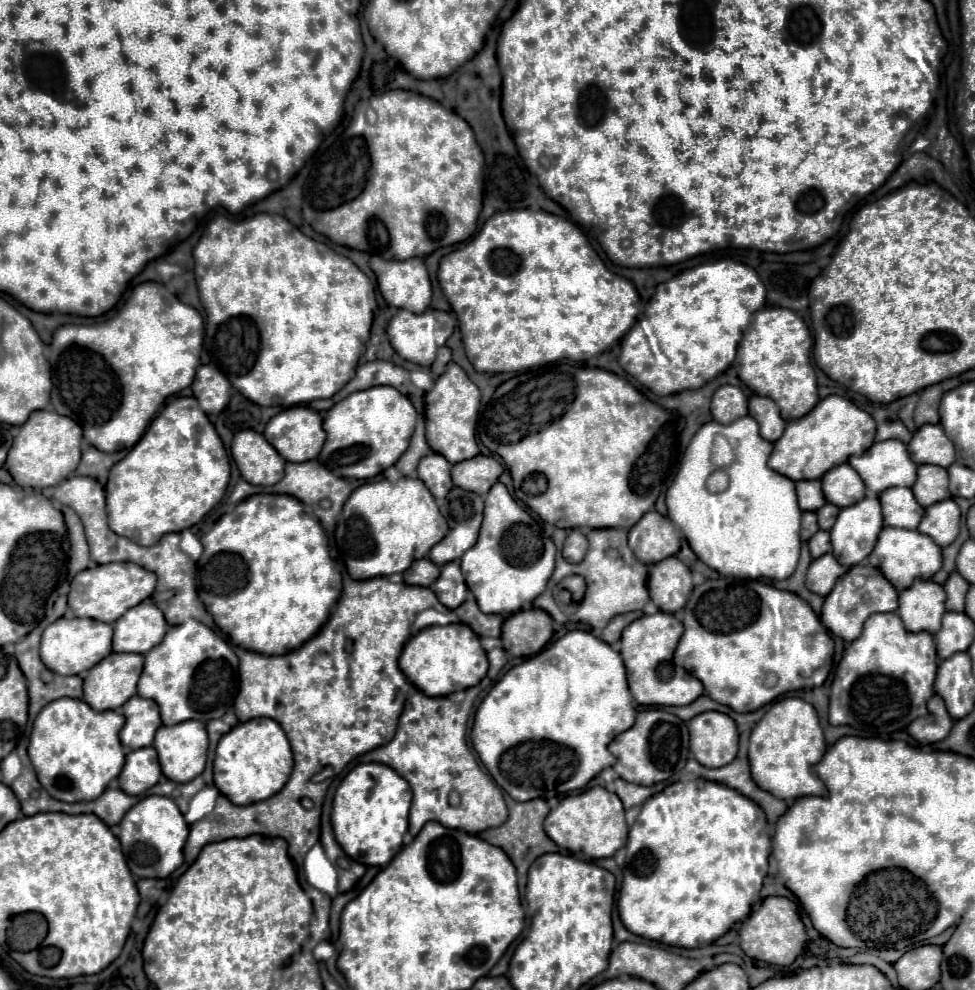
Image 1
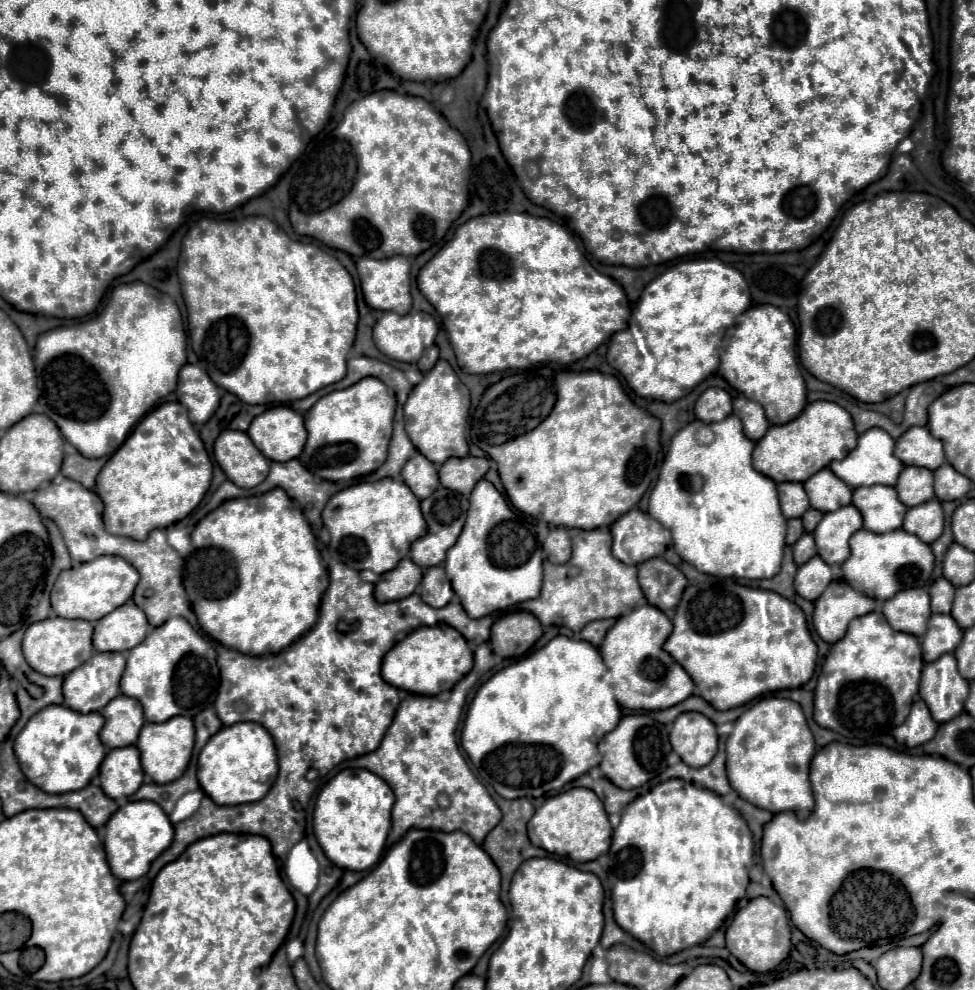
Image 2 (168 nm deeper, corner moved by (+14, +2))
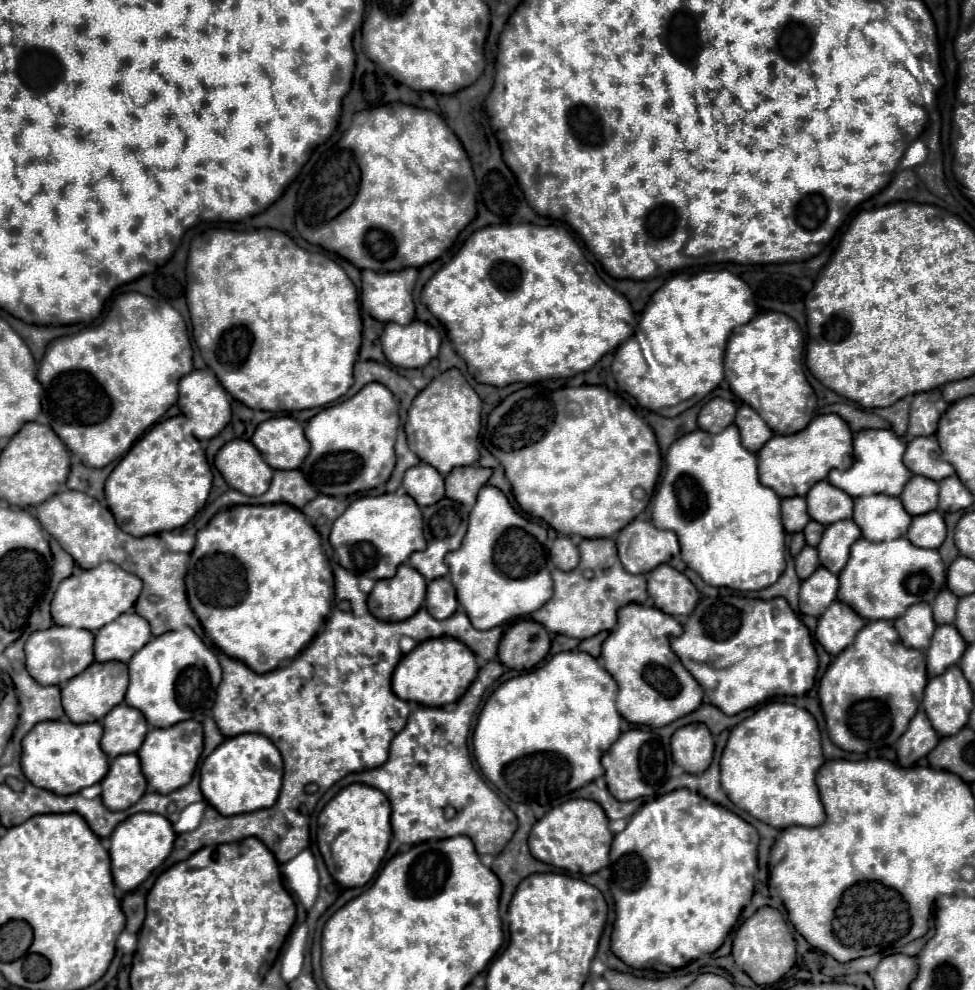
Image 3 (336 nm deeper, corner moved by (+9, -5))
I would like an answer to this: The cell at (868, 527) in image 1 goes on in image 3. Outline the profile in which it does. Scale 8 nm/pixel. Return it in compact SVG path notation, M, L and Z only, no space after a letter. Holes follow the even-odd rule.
M839 520L825 528L823 538L817 546L819 560L833 574L839 574L849 558L849 548L855 540L861 538L861 530L853 520Z

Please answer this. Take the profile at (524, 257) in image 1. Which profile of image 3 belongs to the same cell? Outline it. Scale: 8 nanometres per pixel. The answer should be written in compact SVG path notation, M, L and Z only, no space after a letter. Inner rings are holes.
M499 224L499 226L487 226L477 232L473 232L467 242L461 246L461 250L453 256L449 264L445 264L437 274L431 276L431 280L425 284L421 292L421 302L431 310L431 314L447 328L449 340L453 342L455 352L467 362L469 372L473 378L481 384L491 384L491 386L507 386L513 382L539 382L539 380L557 380L557 378L571 378L579 372L591 370L595 362L599 362L607 352L613 352L621 342L633 336L637 328L637 316L631 310L629 300L609 288L601 278L595 276L595 268L587 258L583 256L579 244L575 238L563 228L563 226L533 226L533 224Z

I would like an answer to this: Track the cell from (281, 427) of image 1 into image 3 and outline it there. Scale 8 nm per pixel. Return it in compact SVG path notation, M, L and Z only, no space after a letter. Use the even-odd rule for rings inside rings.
M279 416L279 418L269 418L261 422L251 438L255 448L261 452L263 460L275 468L275 470L295 470L301 468L301 460L309 454L309 442L305 440L303 434L303 424L291 416Z

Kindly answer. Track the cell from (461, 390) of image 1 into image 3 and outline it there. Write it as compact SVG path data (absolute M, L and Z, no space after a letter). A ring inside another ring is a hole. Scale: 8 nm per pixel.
M457 368L439 374L425 390L415 396L405 422L409 448L419 456L421 462L433 466L443 476L447 476L457 466L471 466L479 460L479 430L481 398Z

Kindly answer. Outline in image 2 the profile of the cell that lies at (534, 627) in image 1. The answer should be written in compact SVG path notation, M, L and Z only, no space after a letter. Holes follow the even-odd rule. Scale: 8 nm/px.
M512 611L502 615L492 625L490 647L496 655L522 657L530 651L530 647L540 639L542 625L528 611Z

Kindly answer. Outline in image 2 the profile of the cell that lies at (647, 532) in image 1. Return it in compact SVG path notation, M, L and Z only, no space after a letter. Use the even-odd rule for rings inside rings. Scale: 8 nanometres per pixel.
M630 509L612 525L612 553L626 565L660 557L670 545L670 531L640 509Z

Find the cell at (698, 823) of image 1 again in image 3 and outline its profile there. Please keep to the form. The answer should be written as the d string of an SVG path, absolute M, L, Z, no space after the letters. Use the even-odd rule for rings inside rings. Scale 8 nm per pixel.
M687 788L673 790L669 794L663 794L647 804L643 804L627 822L627 828L613 838L611 846L611 892L615 900L615 922L613 922L613 932L611 932L611 950L617 958L621 958L627 966L631 968L645 968L645 970L657 970L663 972L663 968L675 970L691 960L697 960L701 954L713 954L725 940L725 936L733 930L733 926L739 920L741 910L751 902L753 896L753 876L757 870L757 844L759 844L759 834L757 830L747 824L743 818L733 814L731 810L703 798L701 794L695 794Z

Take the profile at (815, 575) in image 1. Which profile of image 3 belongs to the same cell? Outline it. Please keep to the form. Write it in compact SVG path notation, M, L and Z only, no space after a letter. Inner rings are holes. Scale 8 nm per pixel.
M817 568L809 580L803 580L801 592L799 592L799 610L801 614L809 616L821 616L827 606L835 600L839 588L839 580L833 572L827 568Z

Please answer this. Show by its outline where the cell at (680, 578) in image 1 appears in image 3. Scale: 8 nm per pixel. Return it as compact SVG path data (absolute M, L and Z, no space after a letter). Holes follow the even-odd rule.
M661 564L647 574L647 590L655 606L671 616L691 614L699 602L699 592L691 580L669 564Z

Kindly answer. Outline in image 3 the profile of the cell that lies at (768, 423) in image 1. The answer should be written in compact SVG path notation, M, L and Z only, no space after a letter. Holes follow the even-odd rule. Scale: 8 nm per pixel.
M747 404L739 406L737 418L735 418L735 426L741 432L741 444L749 452L757 452L773 436L773 432L763 422L763 418L753 408L749 408Z

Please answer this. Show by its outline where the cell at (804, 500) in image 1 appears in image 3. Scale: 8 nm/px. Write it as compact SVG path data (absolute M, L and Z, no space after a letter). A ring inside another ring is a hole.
M801 496L781 500L781 520L789 534L801 532L805 528L805 524L809 522L805 500Z

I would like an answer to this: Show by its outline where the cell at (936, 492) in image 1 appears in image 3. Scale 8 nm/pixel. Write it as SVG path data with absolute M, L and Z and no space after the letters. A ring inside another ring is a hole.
M913 476L909 484L905 486L905 492L899 498L911 516L919 516L921 512L937 510L939 484L923 476Z

